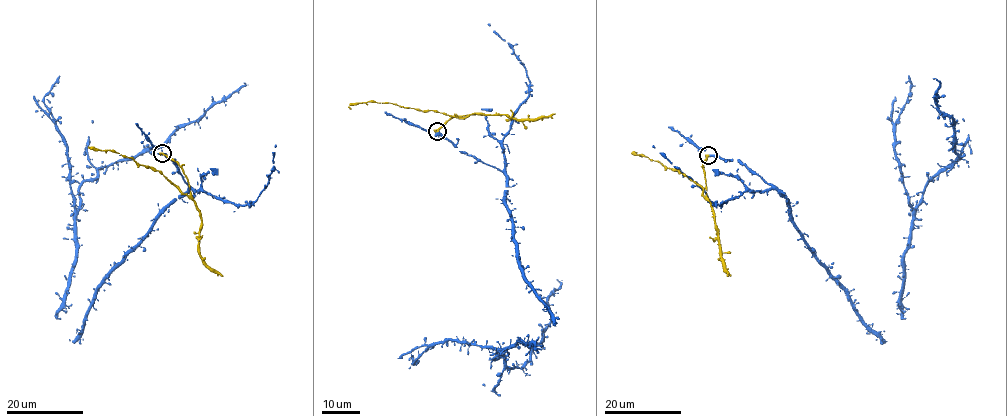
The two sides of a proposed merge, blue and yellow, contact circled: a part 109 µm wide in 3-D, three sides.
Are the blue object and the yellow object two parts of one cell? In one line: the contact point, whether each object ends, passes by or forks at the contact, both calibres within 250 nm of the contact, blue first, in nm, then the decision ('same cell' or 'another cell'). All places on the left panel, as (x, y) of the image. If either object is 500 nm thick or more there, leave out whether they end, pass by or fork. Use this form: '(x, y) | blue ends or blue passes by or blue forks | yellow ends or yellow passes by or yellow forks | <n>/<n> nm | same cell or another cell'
(162, 153) | 360/550 nm | another cell

